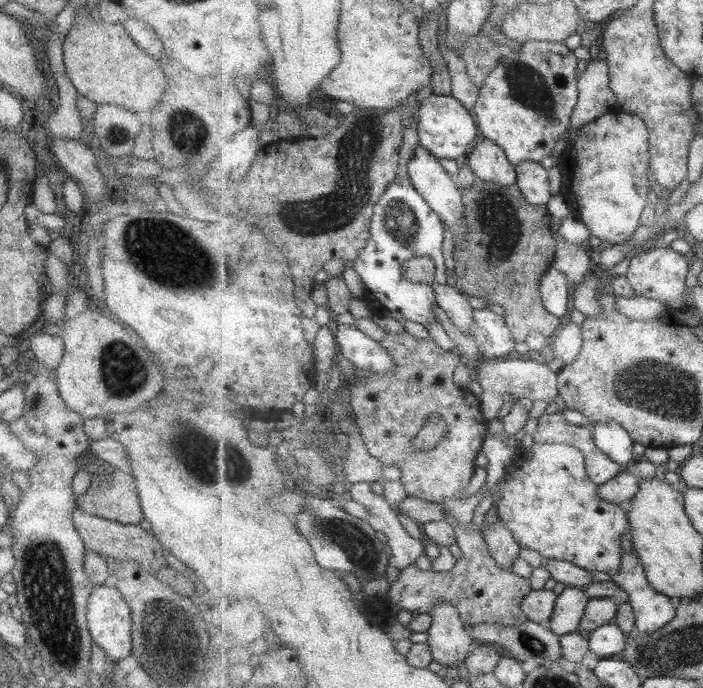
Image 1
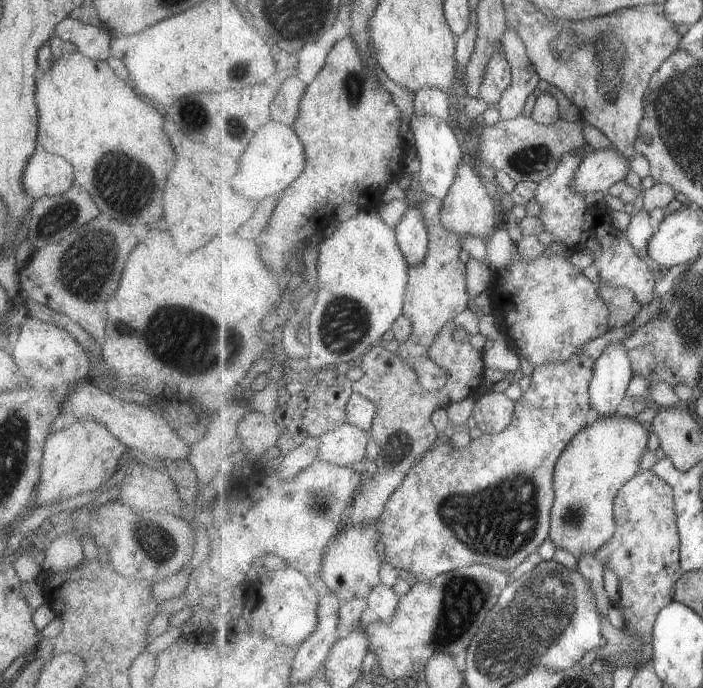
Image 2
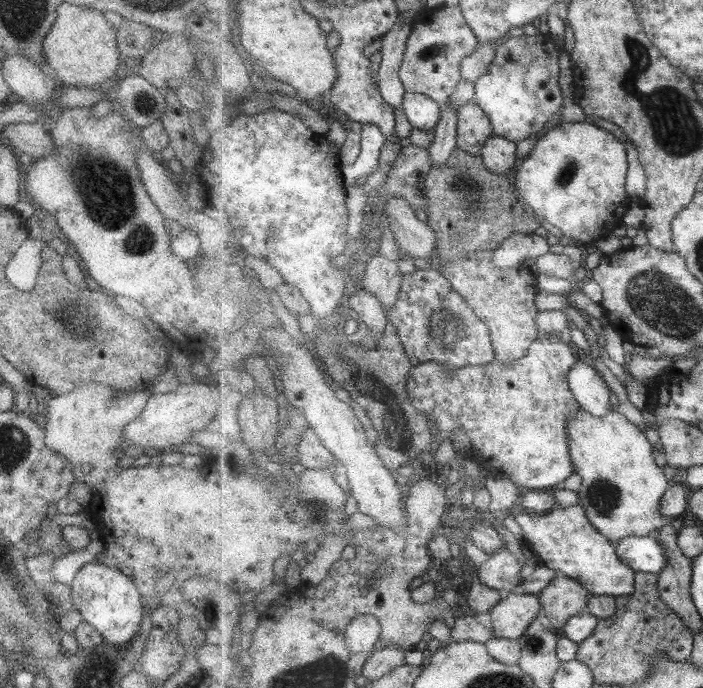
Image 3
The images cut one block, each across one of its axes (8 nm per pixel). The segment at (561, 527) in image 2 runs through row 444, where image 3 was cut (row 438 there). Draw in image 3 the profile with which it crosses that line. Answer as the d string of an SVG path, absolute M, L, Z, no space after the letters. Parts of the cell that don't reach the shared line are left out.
M615 403L603 416L582 409L570 414L568 435L572 463L582 478L577 488L579 504L601 534L617 544L628 536L649 536L669 524L660 513L660 502L672 481L661 471L662 460L653 456L644 431L617 412Z

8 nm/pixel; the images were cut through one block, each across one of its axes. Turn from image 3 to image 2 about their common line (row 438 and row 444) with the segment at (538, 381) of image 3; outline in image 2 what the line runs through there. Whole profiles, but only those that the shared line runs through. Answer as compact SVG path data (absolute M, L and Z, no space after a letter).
M575 354L567 362L555 359L555 362L545 362L534 369L530 377L530 387L524 396L516 402L516 410L507 430L499 434L483 433L479 438L470 440L464 448L453 448L449 443L441 444L433 450L430 450L417 463L417 465L407 474L407 478L402 486L395 490L395 493L389 498L383 516L380 518L381 527L379 535L381 542L386 548L385 562L395 566L397 569L403 569L410 573L417 581L433 581L441 574L455 571L462 567L473 565L487 565L497 570L505 572L515 572L516 569L534 554L545 540L550 539L552 530L552 507L555 501L554 473L557 462L568 449L569 444L576 438L576 435L587 428L593 419L591 399L589 394L590 383L592 382L596 370L596 360L587 354Z

